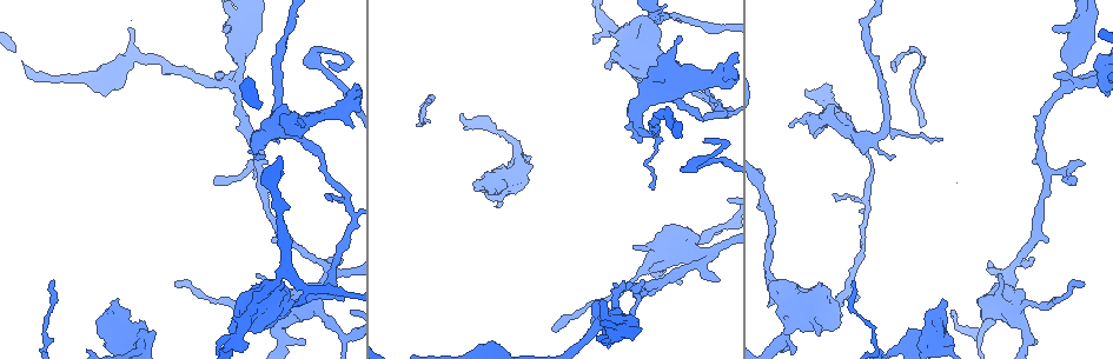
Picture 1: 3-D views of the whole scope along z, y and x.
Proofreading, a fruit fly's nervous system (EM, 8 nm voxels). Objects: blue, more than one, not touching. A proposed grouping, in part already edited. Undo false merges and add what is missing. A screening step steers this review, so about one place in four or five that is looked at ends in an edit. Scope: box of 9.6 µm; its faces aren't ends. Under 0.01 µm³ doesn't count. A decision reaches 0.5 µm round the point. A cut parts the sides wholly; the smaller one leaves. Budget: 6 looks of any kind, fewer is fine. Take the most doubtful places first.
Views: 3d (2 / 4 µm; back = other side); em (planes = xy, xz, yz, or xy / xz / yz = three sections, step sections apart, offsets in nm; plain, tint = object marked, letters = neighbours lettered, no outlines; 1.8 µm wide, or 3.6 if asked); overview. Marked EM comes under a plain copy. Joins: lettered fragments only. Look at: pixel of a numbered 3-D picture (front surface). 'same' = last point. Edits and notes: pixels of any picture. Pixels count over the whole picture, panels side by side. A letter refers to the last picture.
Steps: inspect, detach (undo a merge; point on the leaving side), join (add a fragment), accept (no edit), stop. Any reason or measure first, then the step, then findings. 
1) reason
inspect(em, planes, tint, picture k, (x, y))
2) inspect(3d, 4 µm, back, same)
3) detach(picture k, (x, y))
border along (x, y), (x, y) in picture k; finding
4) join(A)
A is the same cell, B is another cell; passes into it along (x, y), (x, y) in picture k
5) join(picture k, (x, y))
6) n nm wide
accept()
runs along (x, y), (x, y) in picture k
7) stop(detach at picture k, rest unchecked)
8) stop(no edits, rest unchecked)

tapers out
inspect(3d, 2 µm, picture 1, (852, 280))

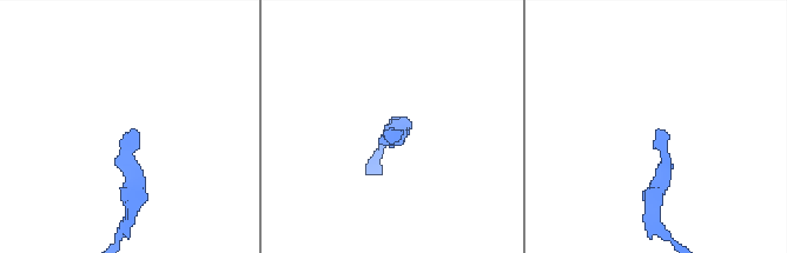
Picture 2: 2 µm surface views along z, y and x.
now the EM
inspect(em, 3.6 µm, yz, step 8, letters, picture 2, (660, 129))

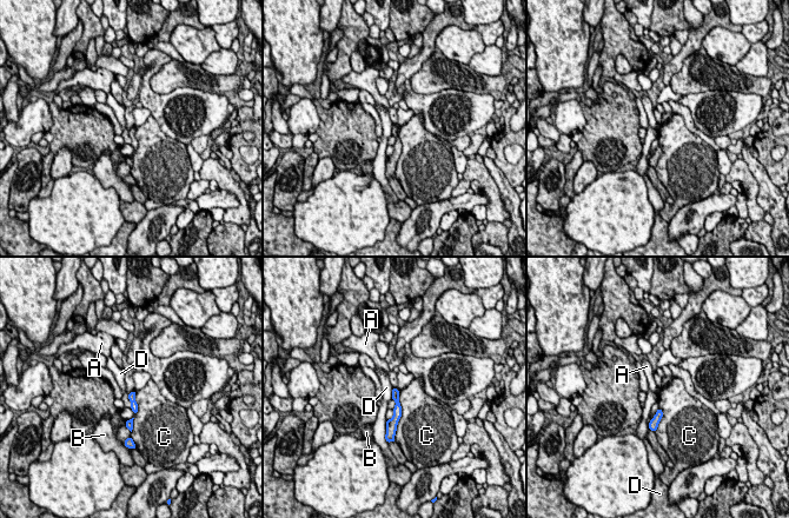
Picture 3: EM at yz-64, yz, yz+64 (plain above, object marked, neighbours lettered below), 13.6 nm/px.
90 nm wide
accept()
A, B, C and D are other cells; runs along (396, 391), (397, 416), (392, 423) in picture 3; none of them fits

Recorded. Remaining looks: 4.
stops while still wide
inspect(3d, 4 µm, picture 1, (811, 329))

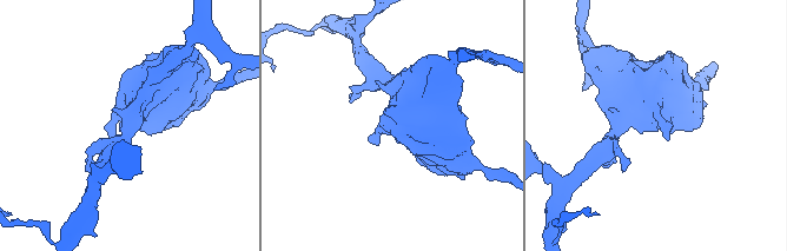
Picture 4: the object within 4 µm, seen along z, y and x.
need the tissue
inspect(em, 3.6 µm, xz, step 16, tint, picture 4, (656, 131))

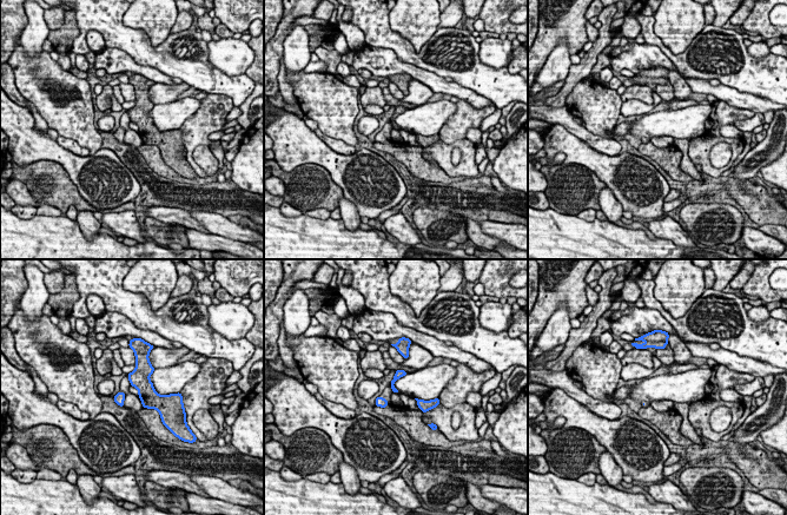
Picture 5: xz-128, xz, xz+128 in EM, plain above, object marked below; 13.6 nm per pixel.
inspect(em, 3.6 µm, planes, letters, same)

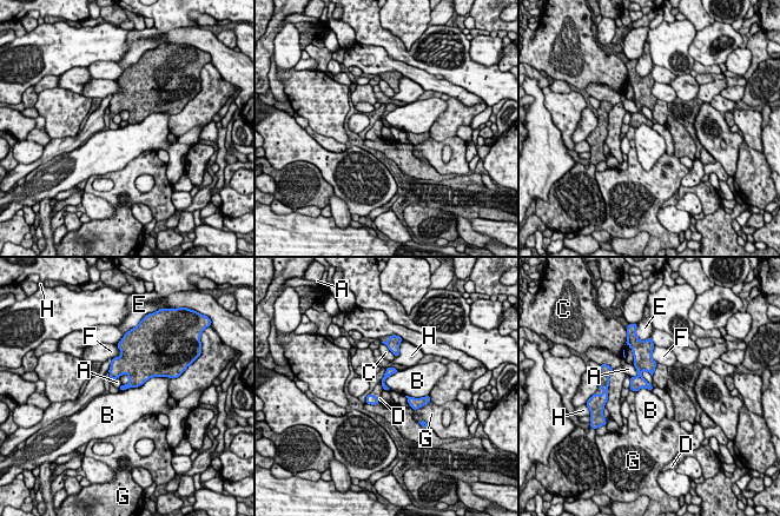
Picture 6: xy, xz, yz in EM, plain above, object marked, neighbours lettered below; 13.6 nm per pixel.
join(D)
D is the same cell, A, B, C, E, F, G and H are other cells; passes into it along (370, 398), (377, 398), (377, 390) in picture 6; the cell continues

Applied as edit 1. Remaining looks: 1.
stop(join at picture 6, rest unchecked)

